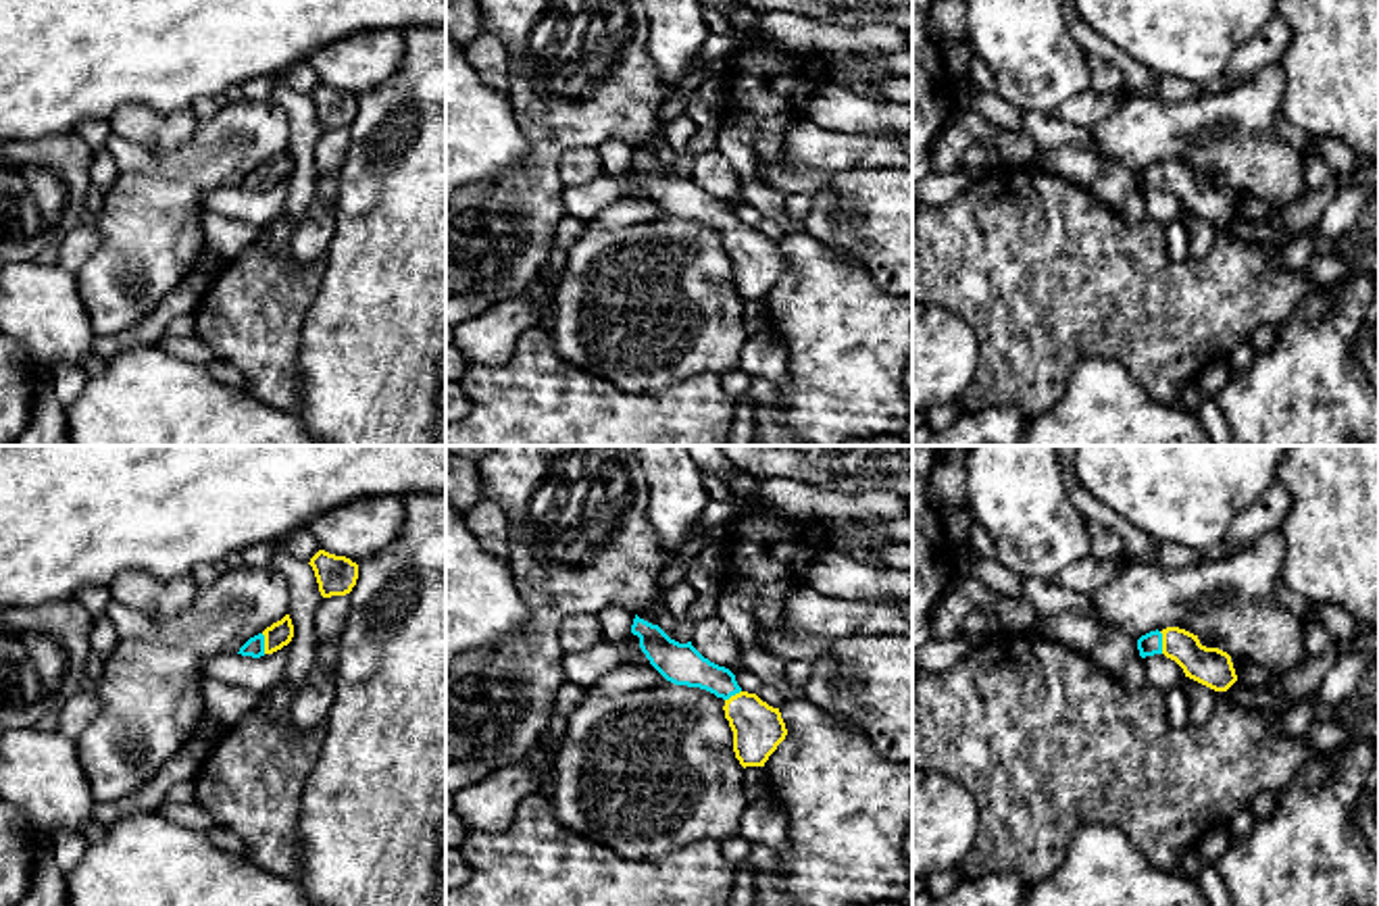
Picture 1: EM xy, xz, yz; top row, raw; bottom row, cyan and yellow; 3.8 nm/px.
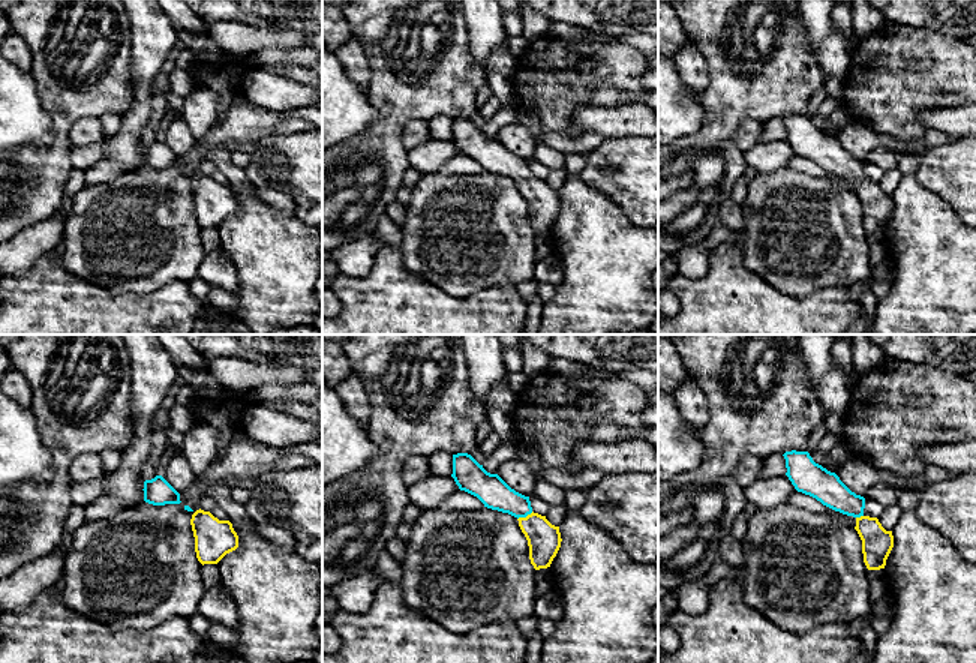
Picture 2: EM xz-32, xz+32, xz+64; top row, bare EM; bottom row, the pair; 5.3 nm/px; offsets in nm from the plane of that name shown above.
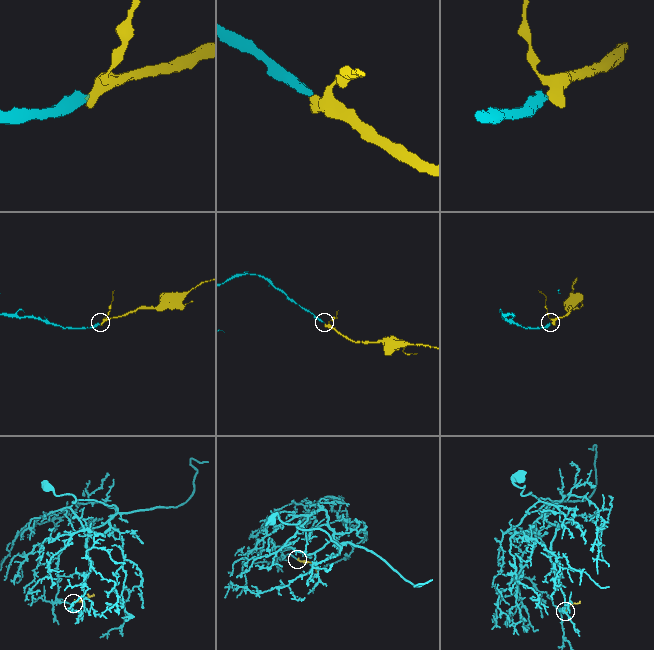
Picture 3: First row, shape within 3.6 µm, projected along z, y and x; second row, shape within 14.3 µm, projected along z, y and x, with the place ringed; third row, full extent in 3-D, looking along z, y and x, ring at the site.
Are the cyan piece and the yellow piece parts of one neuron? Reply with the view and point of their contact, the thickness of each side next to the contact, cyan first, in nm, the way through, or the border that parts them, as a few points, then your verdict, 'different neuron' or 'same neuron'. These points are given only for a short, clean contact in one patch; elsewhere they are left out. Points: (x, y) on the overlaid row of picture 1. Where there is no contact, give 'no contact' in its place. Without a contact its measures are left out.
contact yz (1161, 642); calibres 90 and 150 nm; way yz (1148, 644), (1161, 642), (1180, 644), (1211, 667); same neuron

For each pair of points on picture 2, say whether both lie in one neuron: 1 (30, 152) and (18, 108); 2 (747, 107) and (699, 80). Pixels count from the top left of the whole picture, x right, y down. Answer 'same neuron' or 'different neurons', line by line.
1: different neurons
2: different neurons

